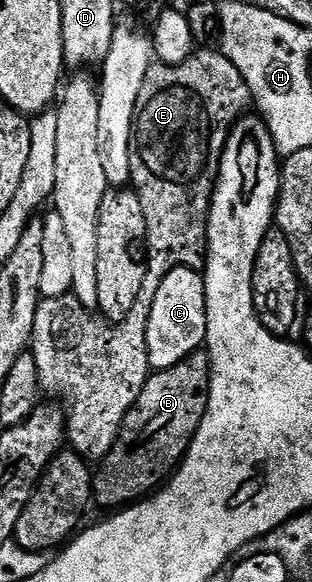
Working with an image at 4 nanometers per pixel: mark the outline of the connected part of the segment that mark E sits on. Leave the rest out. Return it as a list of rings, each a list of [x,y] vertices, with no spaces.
[[[219,49],[197,50],[182,65],[157,62],[146,73],[146,81],[138,93],[136,121],[132,124],[130,141],[131,190],[142,201],[146,213],[148,257],[138,301],[129,309],[126,318],[114,326],[99,314],[85,309],[82,301],[69,293],[62,297],[41,298],[34,317],[34,333],[30,353],[38,365],[40,390],[45,396],[55,397],[66,408],[66,439],[71,450],[89,461],[98,463],[108,455],[121,431],[122,421],[141,395],[152,370],[146,345],[146,328],[158,285],[167,273],[182,266],[203,268],[208,258],[208,210],[212,207],[212,192],[220,175],[220,158],[232,131],[232,124],[250,107],[248,86],[234,69],[234,65]]]

